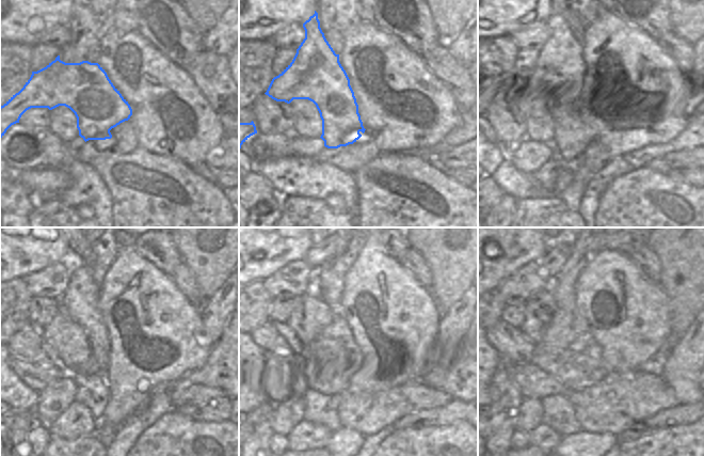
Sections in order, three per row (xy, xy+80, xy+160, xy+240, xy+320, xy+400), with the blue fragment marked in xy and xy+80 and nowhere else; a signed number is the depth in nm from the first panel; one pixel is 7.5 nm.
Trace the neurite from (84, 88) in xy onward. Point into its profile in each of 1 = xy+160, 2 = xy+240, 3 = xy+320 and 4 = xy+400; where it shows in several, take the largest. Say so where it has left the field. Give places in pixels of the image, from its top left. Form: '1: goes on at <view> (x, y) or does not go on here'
1: goes on at xy+160 (556, 72)
2: goes on at xy+240 (80, 300)
3: goes on at xy+320 (323, 402)
4: goes on at xy+400 (558, 414)

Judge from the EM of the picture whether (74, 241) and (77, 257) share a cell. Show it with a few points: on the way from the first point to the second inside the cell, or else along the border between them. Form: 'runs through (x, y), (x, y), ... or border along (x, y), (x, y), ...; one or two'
runs through (77, 246), (77, 253); one

